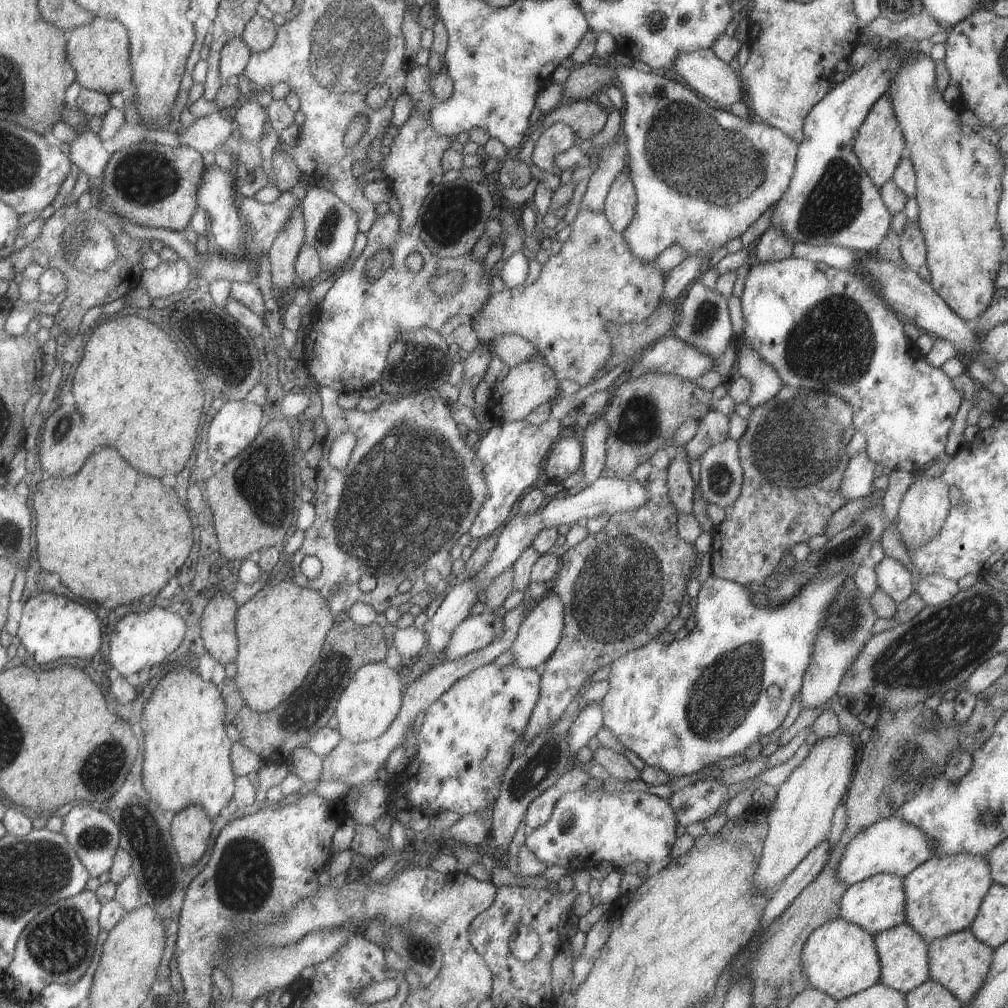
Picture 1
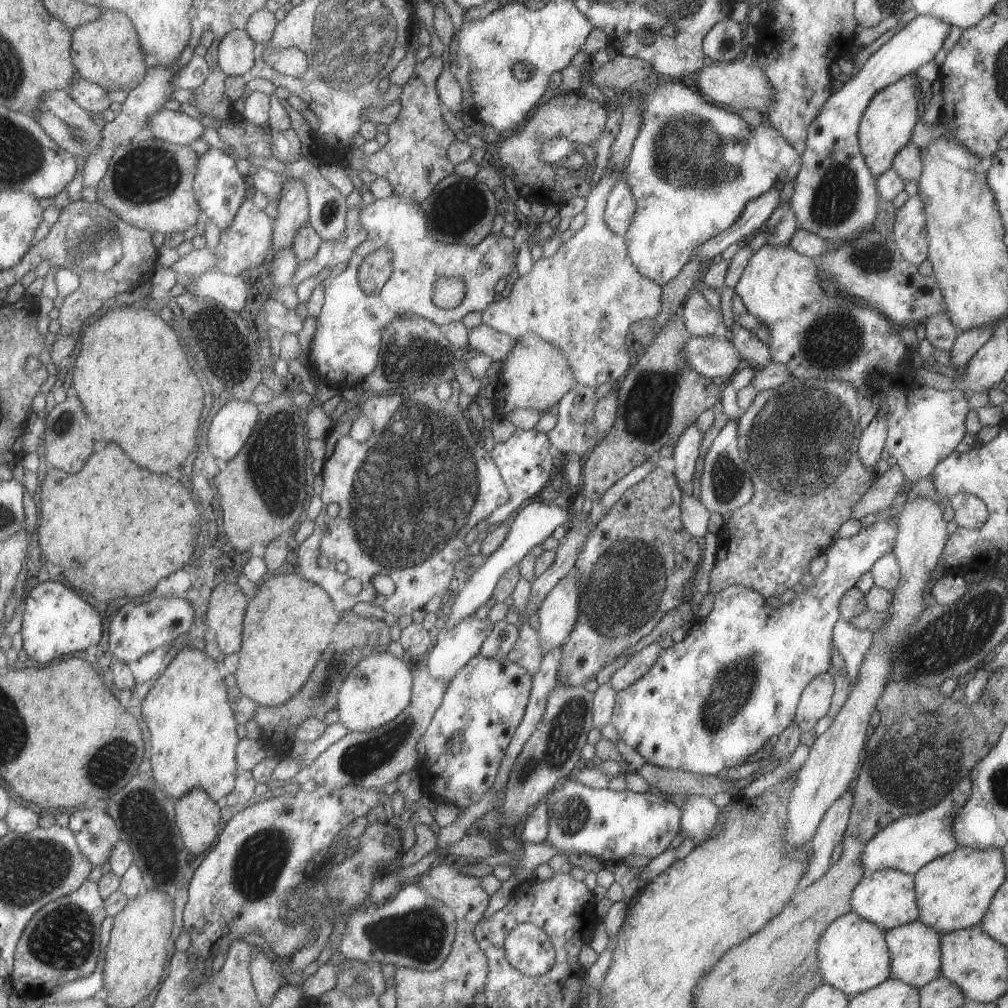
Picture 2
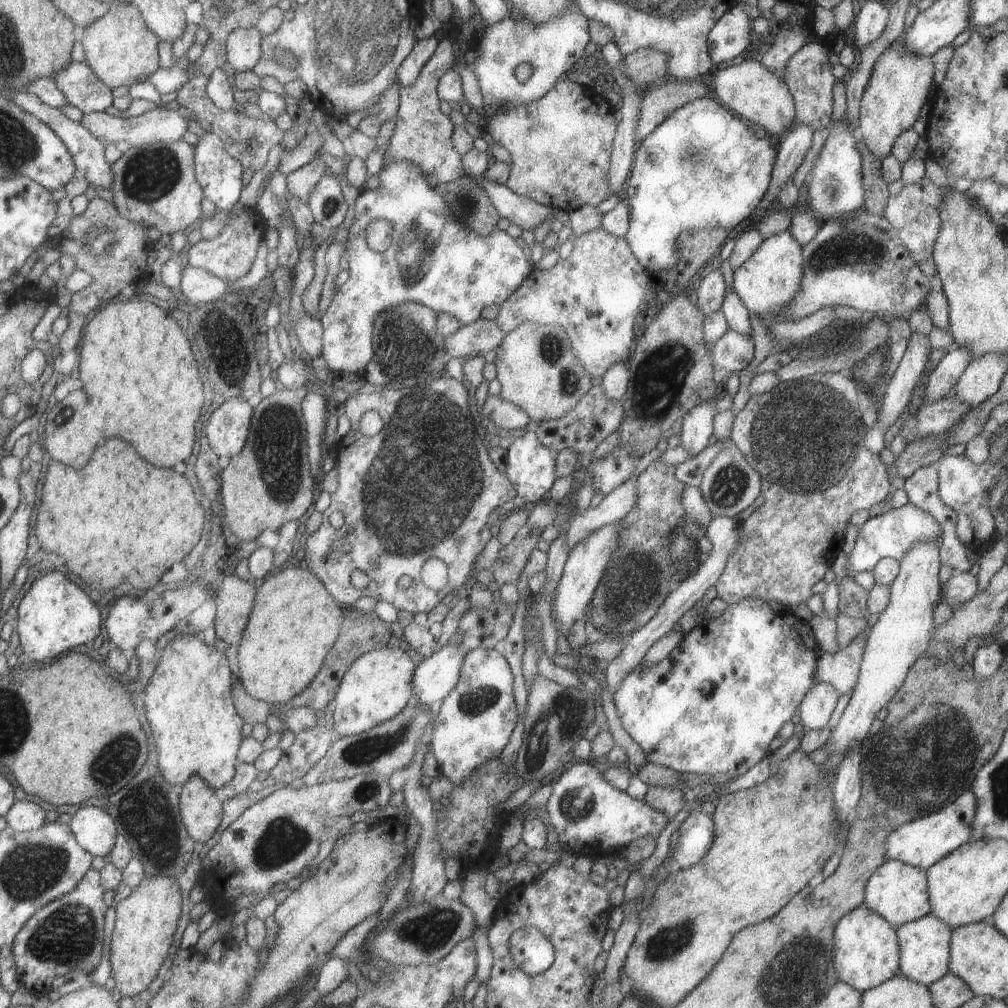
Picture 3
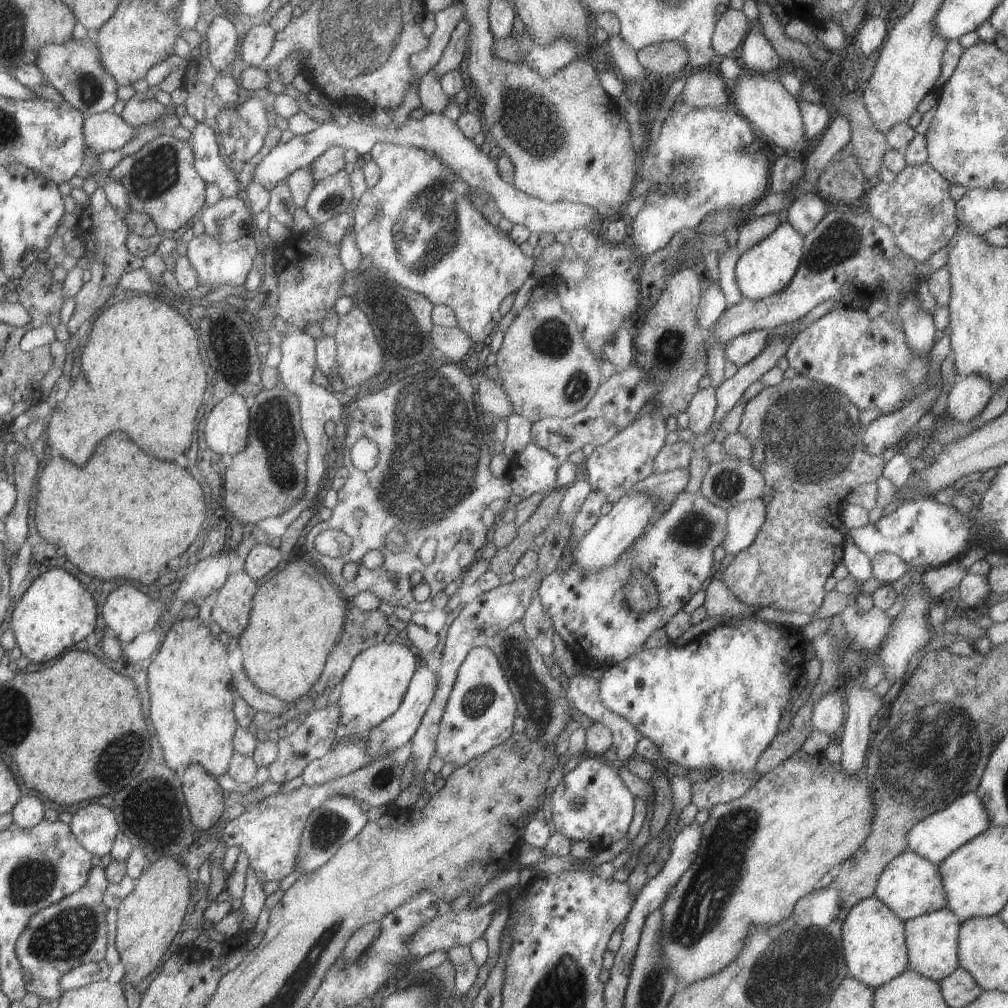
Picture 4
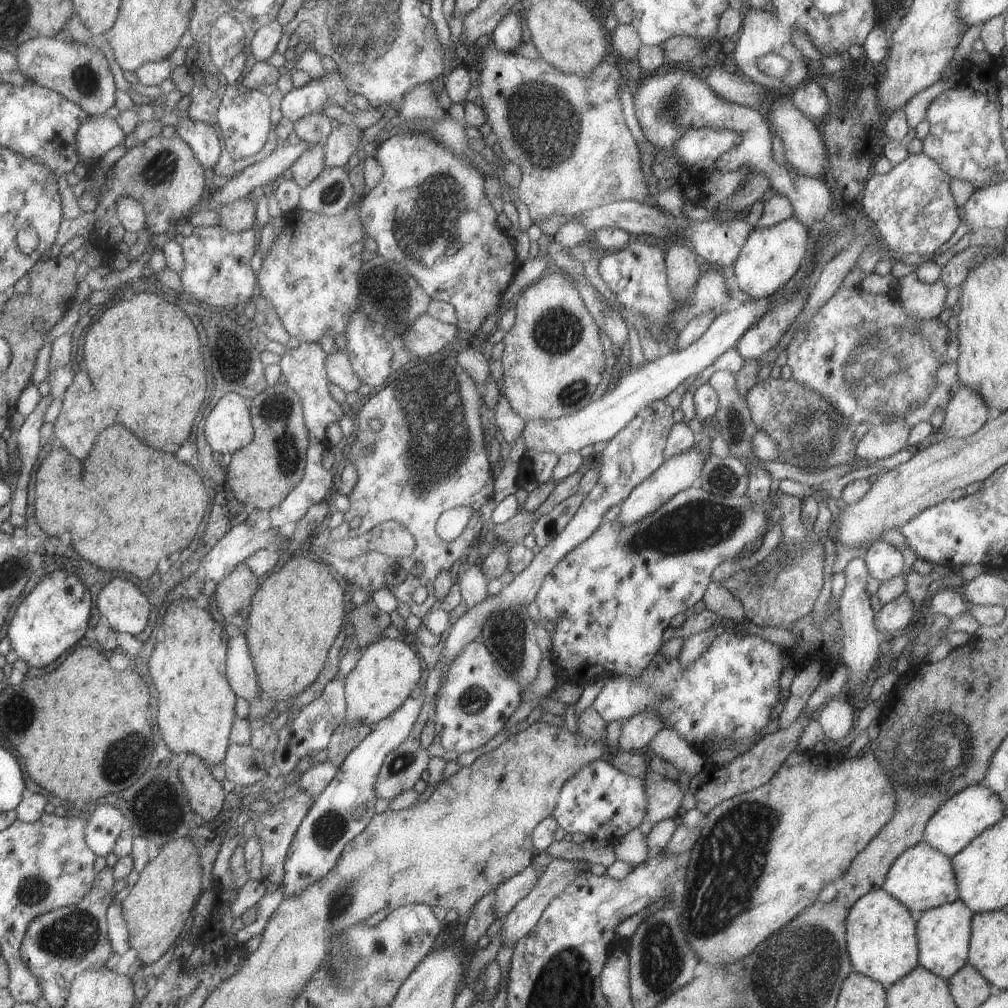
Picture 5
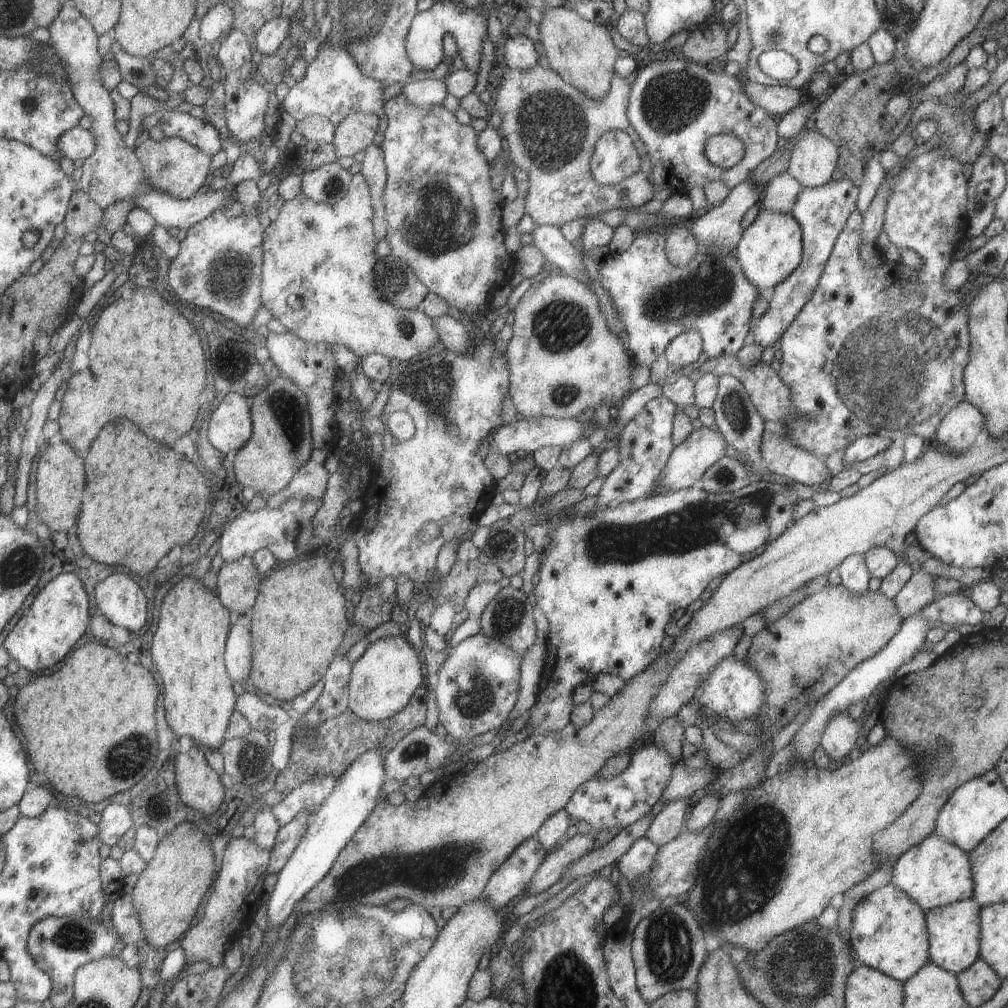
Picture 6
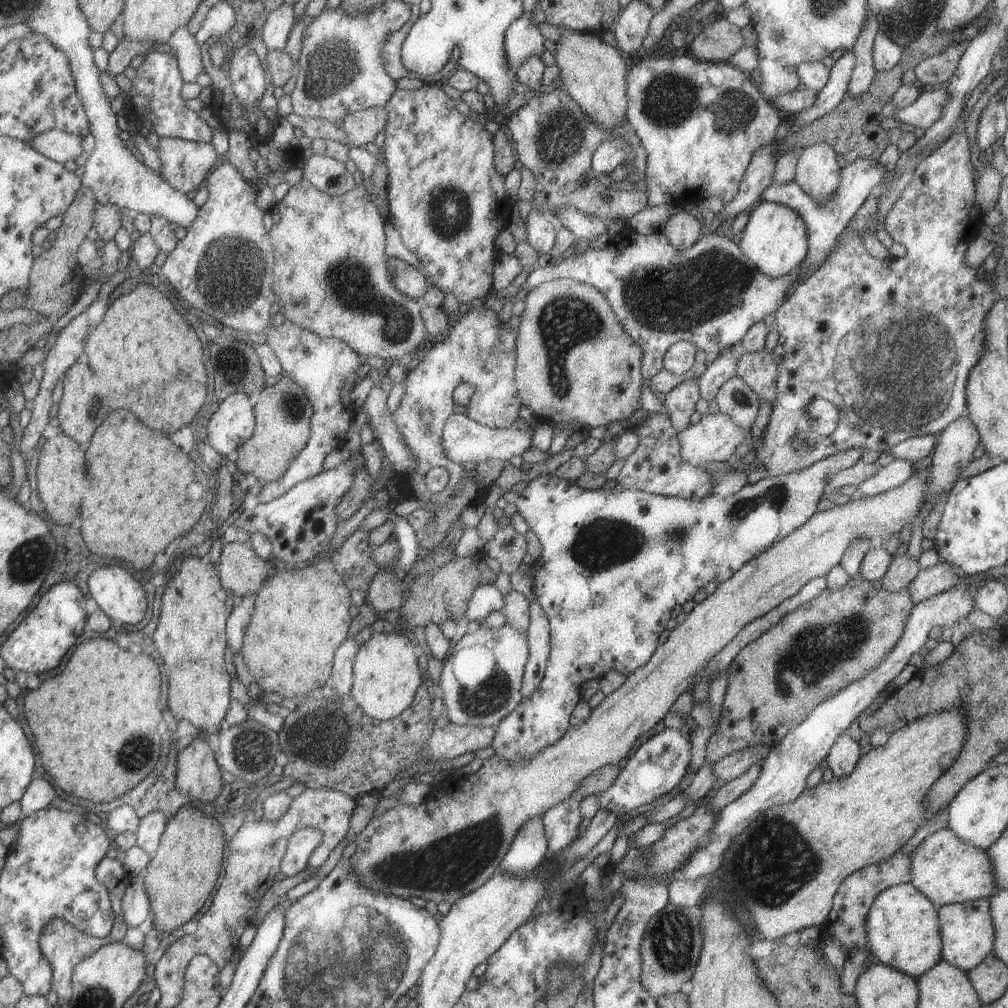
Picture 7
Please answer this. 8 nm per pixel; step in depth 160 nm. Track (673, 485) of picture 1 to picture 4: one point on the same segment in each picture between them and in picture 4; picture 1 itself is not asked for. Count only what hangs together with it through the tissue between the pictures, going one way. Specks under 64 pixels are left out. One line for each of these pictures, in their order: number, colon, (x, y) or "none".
2: (686, 450)
3: (696, 428)
4: (700, 409)

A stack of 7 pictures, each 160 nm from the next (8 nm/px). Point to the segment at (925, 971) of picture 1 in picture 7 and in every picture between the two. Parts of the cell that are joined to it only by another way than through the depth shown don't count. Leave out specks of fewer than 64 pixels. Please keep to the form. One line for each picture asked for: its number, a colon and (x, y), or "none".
2: (914, 948)
3: (924, 944)
4: (931, 939)
5: (943, 933)
6: (953, 929)
7: (967, 932)

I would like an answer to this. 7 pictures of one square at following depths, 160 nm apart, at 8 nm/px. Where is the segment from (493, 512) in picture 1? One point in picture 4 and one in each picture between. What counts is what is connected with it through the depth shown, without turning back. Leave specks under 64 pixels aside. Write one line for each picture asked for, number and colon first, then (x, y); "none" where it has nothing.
2: (524, 461)
3: (529, 466)
4: (534, 471)

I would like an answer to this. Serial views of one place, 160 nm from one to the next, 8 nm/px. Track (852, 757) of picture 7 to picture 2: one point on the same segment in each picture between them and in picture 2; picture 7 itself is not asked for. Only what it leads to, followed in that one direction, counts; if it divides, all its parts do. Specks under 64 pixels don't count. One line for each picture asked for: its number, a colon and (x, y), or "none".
2: (814, 701)
3: (816, 706)
4: (827, 715)
5: (836, 717)
6: (838, 738)

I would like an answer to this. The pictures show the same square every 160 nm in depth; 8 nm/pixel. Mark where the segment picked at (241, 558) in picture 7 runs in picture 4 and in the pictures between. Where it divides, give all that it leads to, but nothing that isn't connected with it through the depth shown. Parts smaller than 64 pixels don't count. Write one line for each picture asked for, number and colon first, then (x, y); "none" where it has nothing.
4: (233, 602)
5: (233, 594)
6: (237, 581)

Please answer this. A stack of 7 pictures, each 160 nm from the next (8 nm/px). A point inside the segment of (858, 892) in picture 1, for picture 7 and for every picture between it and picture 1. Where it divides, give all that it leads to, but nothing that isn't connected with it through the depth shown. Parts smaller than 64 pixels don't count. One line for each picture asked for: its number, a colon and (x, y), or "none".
2: (886, 897)
3: (896, 891)
4: (909, 885)
5: (921, 877)
6: (933, 873)
7: (945, 869)

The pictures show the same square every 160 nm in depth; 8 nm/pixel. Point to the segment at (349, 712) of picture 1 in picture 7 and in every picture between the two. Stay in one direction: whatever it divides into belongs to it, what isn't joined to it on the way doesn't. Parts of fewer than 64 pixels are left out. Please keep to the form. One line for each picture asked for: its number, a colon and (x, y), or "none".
2: (378, 687)
3: (378, 685)
4: (373, 686)
5: (387, 670)
6: (383, 678)
7: (385, 676)

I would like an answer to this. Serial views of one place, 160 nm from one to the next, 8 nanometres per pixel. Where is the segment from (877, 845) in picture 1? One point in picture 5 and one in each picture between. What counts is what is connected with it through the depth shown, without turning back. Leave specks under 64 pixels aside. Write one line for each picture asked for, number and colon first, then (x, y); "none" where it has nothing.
2: (909, 842)
3: (921, 842)
4: (934, 837)
5: (961, 818)

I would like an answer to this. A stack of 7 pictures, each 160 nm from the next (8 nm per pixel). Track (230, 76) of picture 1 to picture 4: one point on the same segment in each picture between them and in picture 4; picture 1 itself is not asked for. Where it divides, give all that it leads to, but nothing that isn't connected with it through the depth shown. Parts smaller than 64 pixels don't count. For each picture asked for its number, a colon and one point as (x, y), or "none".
2: (235, 55)
3: (242, 51)
4: (257, 41)

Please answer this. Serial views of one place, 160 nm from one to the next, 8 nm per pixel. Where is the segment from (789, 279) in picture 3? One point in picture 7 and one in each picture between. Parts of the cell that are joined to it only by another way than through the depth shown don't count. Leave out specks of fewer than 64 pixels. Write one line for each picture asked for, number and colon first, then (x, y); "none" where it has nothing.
4: (765, 268)
5: (770, 255)
6: (770, 247)
7: (774, 239)

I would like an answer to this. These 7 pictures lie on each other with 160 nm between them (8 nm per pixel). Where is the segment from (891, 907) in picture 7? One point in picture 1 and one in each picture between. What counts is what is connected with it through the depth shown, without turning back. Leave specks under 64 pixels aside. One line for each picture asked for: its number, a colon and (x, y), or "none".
1: (839, 958)
2: (852, 954)
3: (865, 953)
4: (873, 942)
5: (881, 942)
6: (888, 933)

